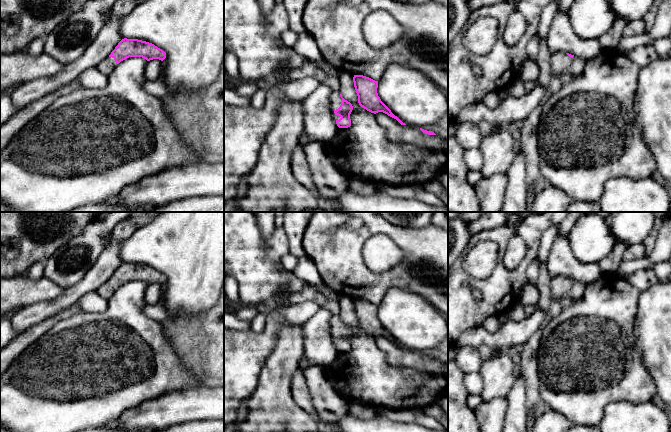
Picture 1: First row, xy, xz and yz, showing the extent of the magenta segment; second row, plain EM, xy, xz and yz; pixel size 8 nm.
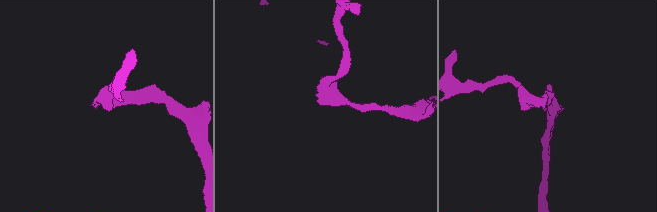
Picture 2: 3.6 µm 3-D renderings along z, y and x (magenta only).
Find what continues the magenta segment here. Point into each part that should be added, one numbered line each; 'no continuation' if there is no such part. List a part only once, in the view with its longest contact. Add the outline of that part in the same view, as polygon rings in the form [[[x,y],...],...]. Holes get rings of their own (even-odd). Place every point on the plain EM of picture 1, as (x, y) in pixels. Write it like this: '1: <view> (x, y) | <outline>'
1: xz (335, 325) | [[[332,314],[332,317],[330,319],[329,329],[335,345],[341,342],[340,340],[337,340],[334,337],[334,335],[340,331],[341,327],[342,327],[342,322],[340,321],[340,316],[338,314]]]

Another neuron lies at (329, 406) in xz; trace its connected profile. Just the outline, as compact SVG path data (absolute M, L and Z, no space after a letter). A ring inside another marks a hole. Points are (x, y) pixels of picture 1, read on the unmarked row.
M312 365L303 369L302 372L319 421L335 422L348 414L351 403L334 391L327 379L324 367Z

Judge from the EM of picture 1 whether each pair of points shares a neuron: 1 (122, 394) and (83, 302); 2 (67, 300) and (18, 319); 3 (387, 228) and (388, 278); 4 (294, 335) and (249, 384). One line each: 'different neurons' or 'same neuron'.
1: different neurons
2: same neuron
3: same neuron
4: different neurons

